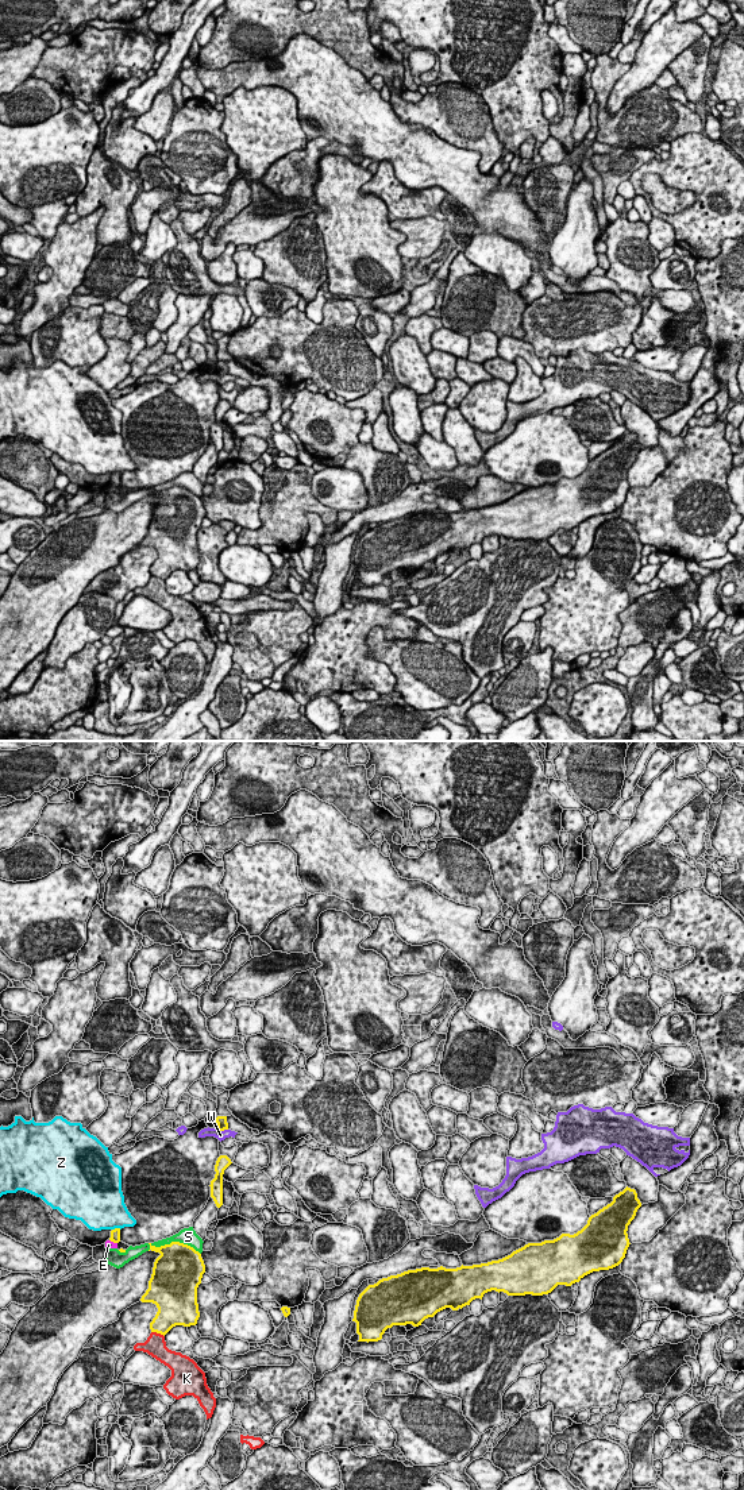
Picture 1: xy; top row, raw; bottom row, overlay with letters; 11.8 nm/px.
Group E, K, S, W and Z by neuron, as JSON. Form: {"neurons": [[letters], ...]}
{"neurons": [["E"], ["K"], ["S"], ["W"], ["Z"]]}

